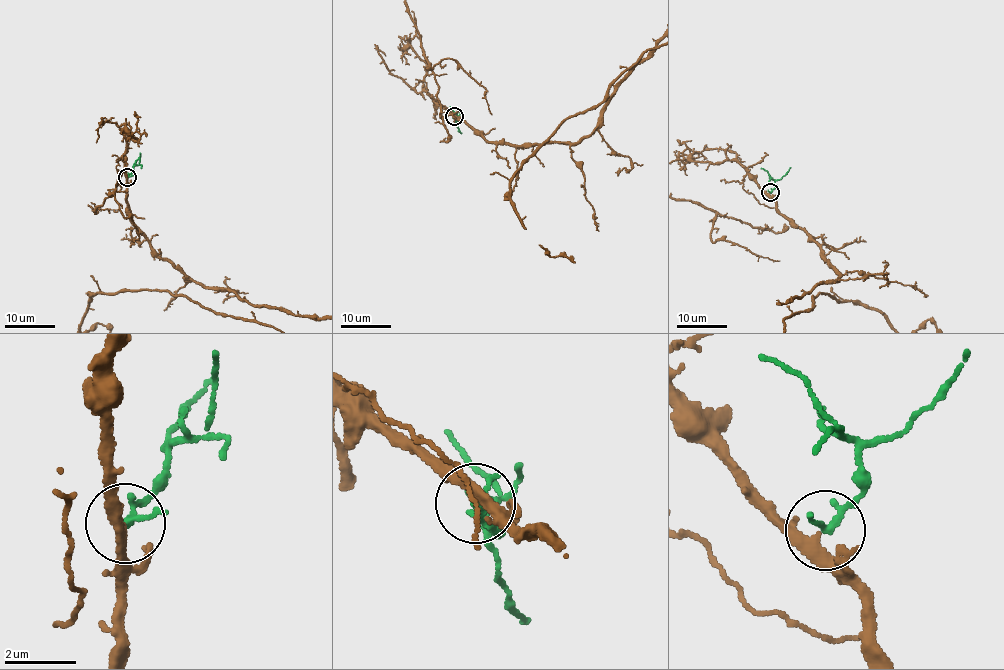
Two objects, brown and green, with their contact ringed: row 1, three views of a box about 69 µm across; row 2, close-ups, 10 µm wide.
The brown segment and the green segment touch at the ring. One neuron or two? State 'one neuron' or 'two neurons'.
one neuron

